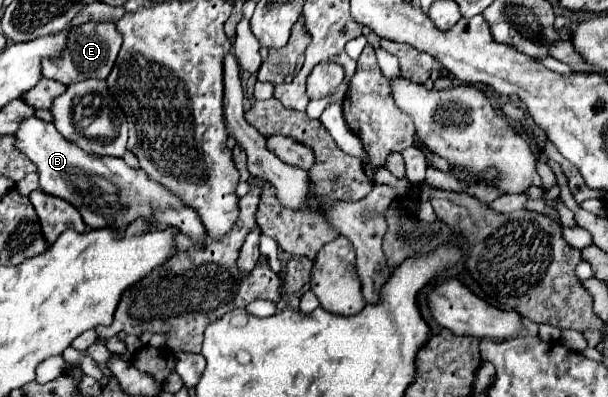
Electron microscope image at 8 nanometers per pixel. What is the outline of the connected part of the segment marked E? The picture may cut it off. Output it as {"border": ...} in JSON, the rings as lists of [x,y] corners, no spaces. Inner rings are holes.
{"border":[[[85,23],[79,25],[73,35],[69,37],[67,49],[57,61],[45,61],[43,63],[43,77],[55,79],[63,85],[85,81],[85,79],[105,79],[117,59],[117,53],[121,49],[121,39],[109,39],[109,29],[115,31],[113,23]]]}

